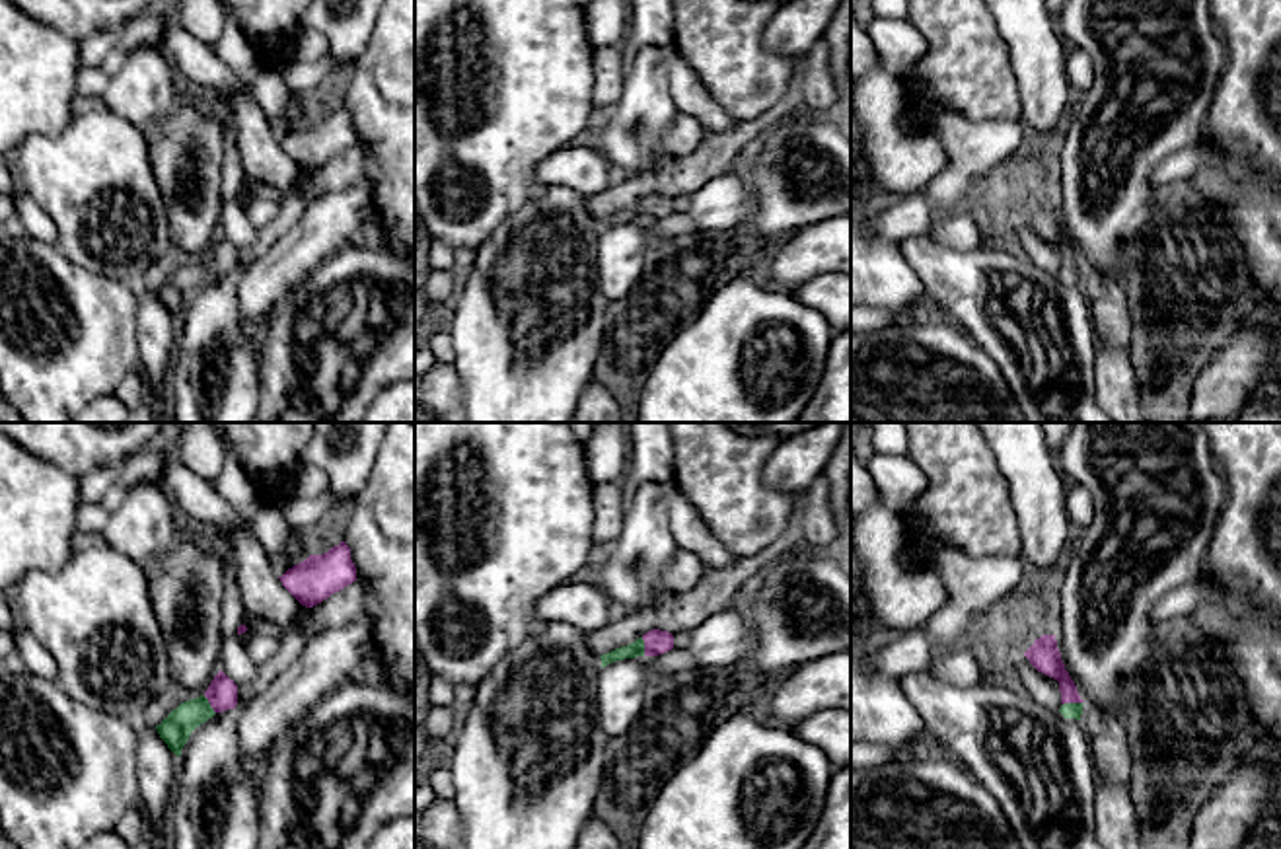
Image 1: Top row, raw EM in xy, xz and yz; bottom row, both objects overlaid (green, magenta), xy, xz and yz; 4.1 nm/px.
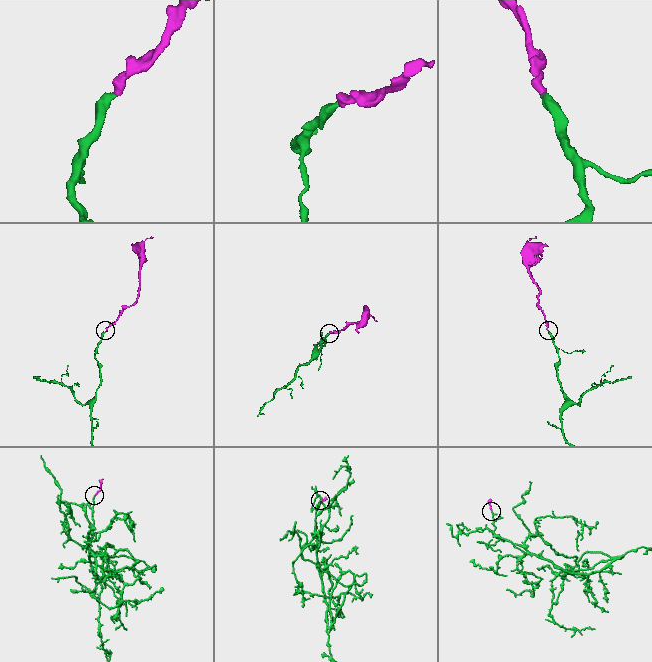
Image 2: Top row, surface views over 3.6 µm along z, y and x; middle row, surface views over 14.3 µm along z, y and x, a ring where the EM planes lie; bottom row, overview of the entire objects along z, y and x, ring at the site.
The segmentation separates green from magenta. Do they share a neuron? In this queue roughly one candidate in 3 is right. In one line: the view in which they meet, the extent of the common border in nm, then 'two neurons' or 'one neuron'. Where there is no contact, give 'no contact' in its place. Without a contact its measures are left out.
contact in yz; length 90 nm; one neuron

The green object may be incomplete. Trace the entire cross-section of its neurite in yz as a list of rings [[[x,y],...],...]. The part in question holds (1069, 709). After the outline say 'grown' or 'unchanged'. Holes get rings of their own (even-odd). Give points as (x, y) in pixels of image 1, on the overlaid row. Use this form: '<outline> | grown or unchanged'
[[[1042,635],[1040,639],[1036,639],[1034,645],[1024,652],[1024,656],[1038,672],[1059,682],[1063,703],[1059,713],[1065,719],[1080,720],[1084,701],[1080,699],[1075,682],[1065,670],[1055,635]]] | grown

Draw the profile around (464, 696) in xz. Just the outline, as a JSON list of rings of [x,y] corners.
[[[467,685],[454,687],[454,701],[450,709],[454,711],[458,722],[461,722],[469,713],[473,699],[475,699],[473,687]]]

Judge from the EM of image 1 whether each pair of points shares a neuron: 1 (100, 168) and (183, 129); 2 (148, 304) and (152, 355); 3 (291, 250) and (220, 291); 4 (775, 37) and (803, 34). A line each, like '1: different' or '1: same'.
1: different
2: same
3: different
4: same

